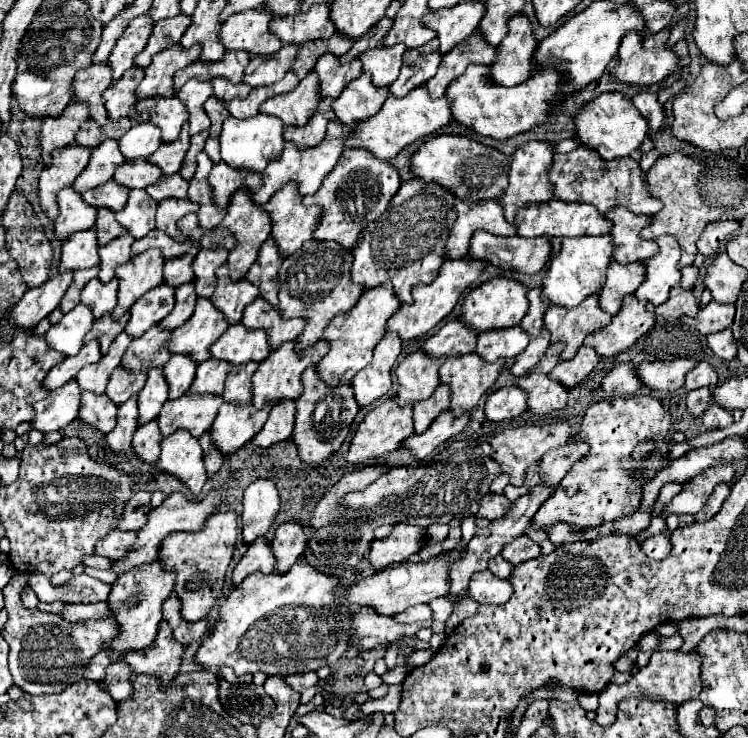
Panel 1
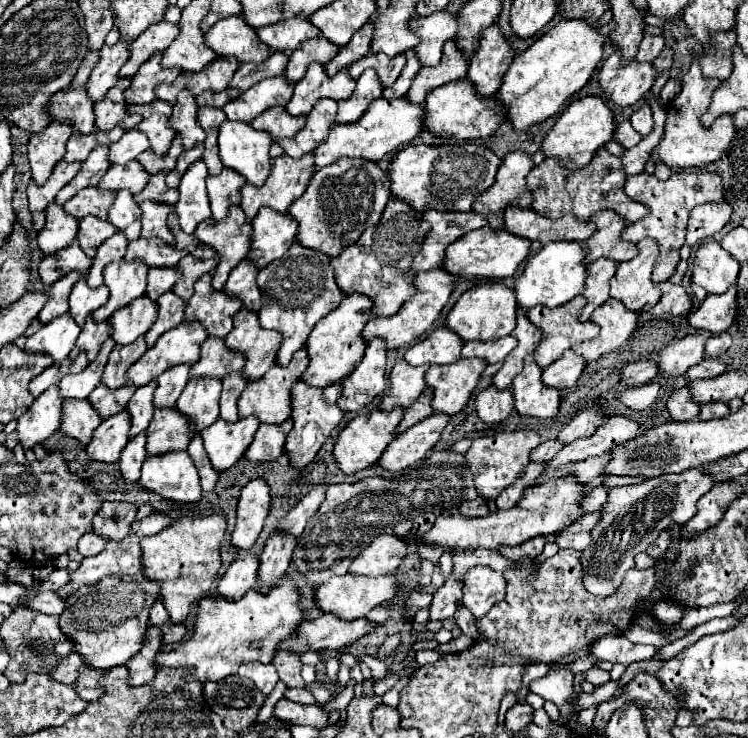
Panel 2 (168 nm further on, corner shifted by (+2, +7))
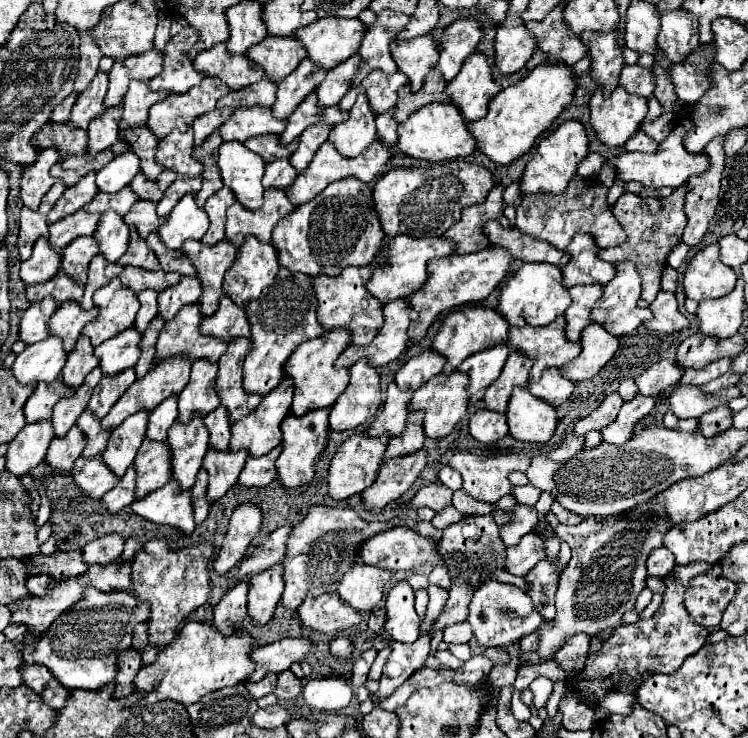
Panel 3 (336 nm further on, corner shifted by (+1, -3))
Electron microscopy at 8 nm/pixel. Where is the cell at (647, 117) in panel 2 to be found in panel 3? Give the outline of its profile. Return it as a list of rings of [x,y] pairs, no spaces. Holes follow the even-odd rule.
[[[638,131],[626,145],[626,151],[640,151],[640,153],[654,153],[658,149],[658,143],[654,139],[650,139],[648,135],[644,135],[642,131]]]

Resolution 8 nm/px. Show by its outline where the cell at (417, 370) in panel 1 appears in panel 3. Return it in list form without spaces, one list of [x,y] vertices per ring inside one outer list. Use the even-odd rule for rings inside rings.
[[[390,383],[388,391],[386,391],[386,401],[384,401],[382,413],[372,421],[368,435],[378,437],[378,435],[384,435],[384,431],[390,437],[400,435],[400,431],[404,429],[406,419],[408,419],[410,399],[412,399],[412,391],[402,391],[396,387],[396,383]]]

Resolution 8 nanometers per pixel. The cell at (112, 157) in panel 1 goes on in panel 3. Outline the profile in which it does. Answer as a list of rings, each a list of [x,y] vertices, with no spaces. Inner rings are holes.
[[[88,173],[86,177],[82,177],[78,181],[78,185],[74,187],[68,187],[62,197],[58,199],[58,203],[52,207],[52,211],[48,213],[48,223],[56,223],[60,221],[62,217],[68,217],[76,211],[80,211],[86,203],[90,203],[94,199],[94,195],[98,193],[98,187],[94,183],[94,177],[96,173]]]

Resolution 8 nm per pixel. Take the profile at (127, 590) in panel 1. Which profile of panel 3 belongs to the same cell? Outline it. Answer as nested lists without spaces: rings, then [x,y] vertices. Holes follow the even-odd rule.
[[[86,591],[86,597],[62,613],[42,637],[24,649],[26,665],[44,665],[66,689],[102,689],[116,677],[118,655],[132,643],[132,629],[148,619],[148,603],[130,601],[122,591]]]

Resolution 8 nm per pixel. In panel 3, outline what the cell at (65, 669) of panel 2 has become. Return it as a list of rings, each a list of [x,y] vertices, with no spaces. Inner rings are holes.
[[[32,665],[32,667],[22,667],[22,683],[26,687],[30,687],[32,691],[42,693],[44,685],[52,679],[52,673],[46,667],[40,665]]]

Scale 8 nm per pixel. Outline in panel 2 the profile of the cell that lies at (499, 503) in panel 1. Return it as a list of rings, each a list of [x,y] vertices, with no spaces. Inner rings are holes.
[[[481,495],[473,501],[465,501],[459,509],[461,509],[461,515],[465,515],[465,517],[483,517],[483,515],[489,513],[487,499],[481,497]]]

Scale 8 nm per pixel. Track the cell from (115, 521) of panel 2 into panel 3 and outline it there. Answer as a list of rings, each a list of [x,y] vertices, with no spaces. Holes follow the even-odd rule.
[[[106,535],[102,539],[94,539],[88,545],[82,547],[82,559],[86,559],[88,565],[106,565],[114,563],[124,549],[124,541],[120,535]]]

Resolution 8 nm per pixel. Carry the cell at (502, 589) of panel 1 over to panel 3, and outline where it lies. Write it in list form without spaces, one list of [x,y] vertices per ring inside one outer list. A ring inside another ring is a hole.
[[[488,579],[486,583],[482,583],[474,591],[474,597],[468,607],[468,623],[474,629],[476,641],[484,647],[498,647],[498,645],[518,641],[524,635],[536,631],[536,627],[542,621],[544,621],[542,615],[538,615],[538,611],[534,611],[530,597],[522,589],[518,589],[516,585],[500,583],[496,579]]]

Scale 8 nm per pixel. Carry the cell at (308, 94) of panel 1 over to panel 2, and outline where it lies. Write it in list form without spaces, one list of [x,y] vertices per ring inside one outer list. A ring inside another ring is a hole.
[[[273,107],[273,109],[265,109],[261,117],[255,117],[251,125],[255,129],[269,131],[273,139],[281,139],[281,137],[293,137],[297,131],[301,131],[305,121],[307,121],[307,115],[293,117],[287,113],[285,107]]]

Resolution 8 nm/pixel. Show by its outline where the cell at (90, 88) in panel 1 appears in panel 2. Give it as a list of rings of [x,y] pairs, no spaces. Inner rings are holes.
[[[83,87],[57,91],[49,103],[47,111],[55,121],[67,121],[79,133],[93,133],[95,117],[93,117],[93,101],[89,101]]]

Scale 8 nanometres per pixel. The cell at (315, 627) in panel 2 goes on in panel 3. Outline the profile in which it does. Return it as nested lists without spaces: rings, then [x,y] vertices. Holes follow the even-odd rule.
[[[298,637],[298,639],[280,639],[270,645],[258,647],[252,651],[250,659],[254,659],[254,671],[244,679],[244,683],[260,681],[266,673],[280,673],[286,671],[292,663],[304,661],[304,657],[312,651],[312,641]]]

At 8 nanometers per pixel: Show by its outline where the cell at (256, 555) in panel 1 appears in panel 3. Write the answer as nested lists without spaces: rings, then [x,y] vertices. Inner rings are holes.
[[[240,581],[232,589],[228,589],[220,603],[214,607],[214,627],[218,627],[222,635],[234,633],[246,619],[246,593],[248,583]]]

